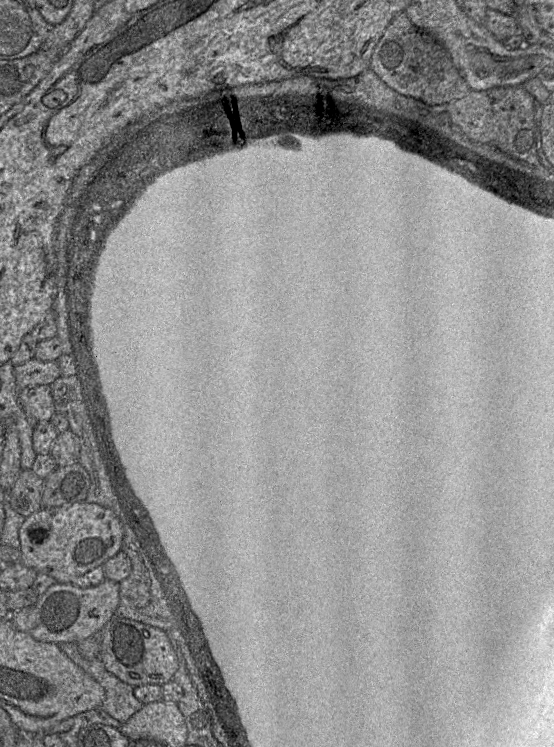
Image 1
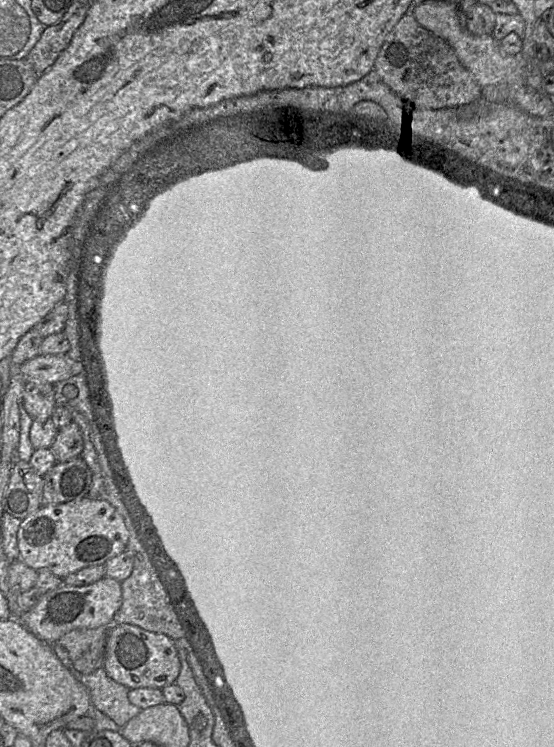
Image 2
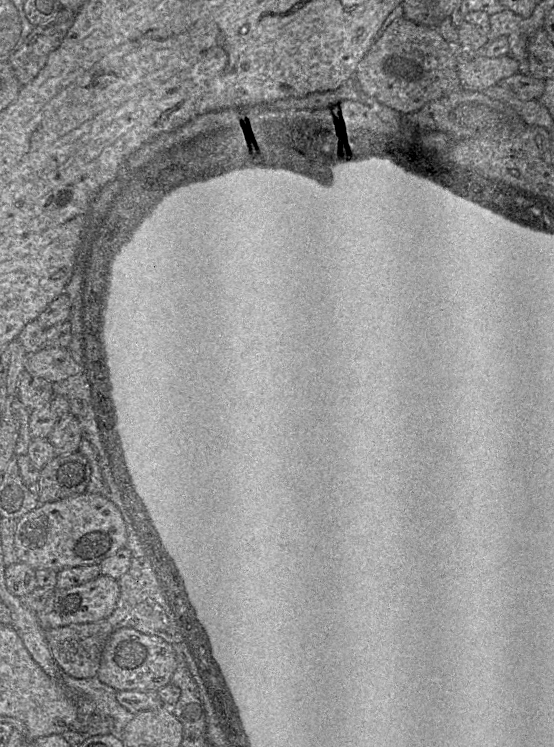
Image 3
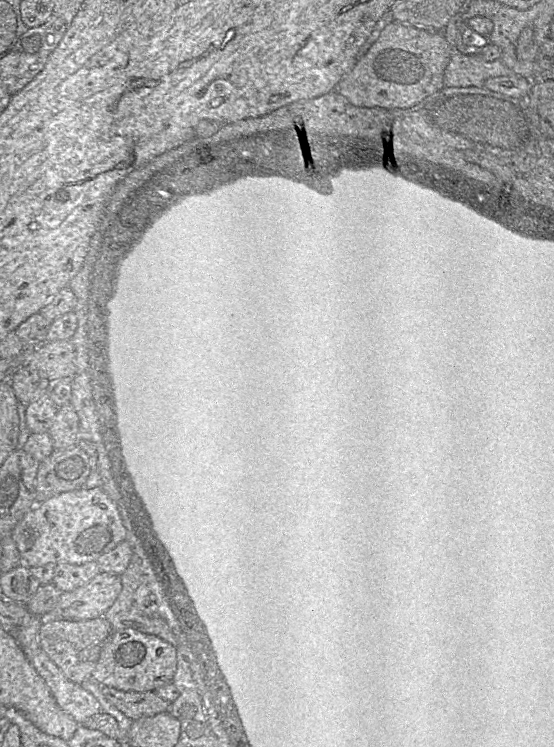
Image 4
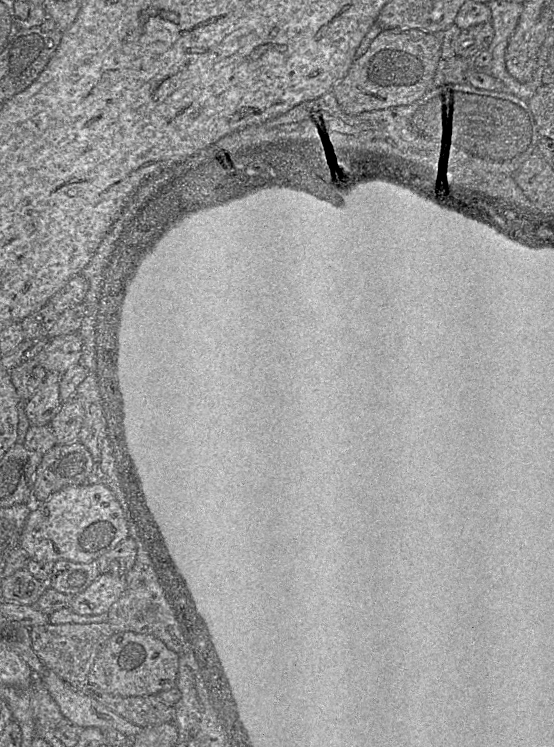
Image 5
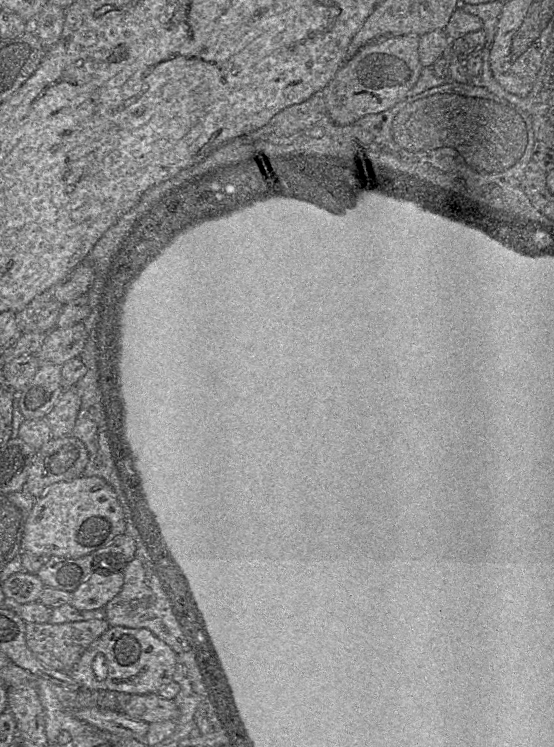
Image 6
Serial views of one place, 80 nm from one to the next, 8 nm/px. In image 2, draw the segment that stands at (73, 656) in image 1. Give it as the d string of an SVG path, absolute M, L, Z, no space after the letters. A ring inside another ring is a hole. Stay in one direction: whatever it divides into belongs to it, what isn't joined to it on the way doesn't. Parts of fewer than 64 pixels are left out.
M57 643L51 645L62 664L87 688L92 707L108 716L119 727L122 728L142 710L129 701L130 689L112 680L103 667L91 674L81 674L75 670L67 651L62 646Z

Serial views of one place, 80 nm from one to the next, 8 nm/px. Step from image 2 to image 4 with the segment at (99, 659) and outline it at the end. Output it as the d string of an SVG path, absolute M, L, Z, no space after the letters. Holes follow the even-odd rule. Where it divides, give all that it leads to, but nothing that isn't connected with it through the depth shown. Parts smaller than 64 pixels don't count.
M104 616L81 621L42 619L39 643L70 681L81 684L92 678L102 646L113 632L114 629Z

